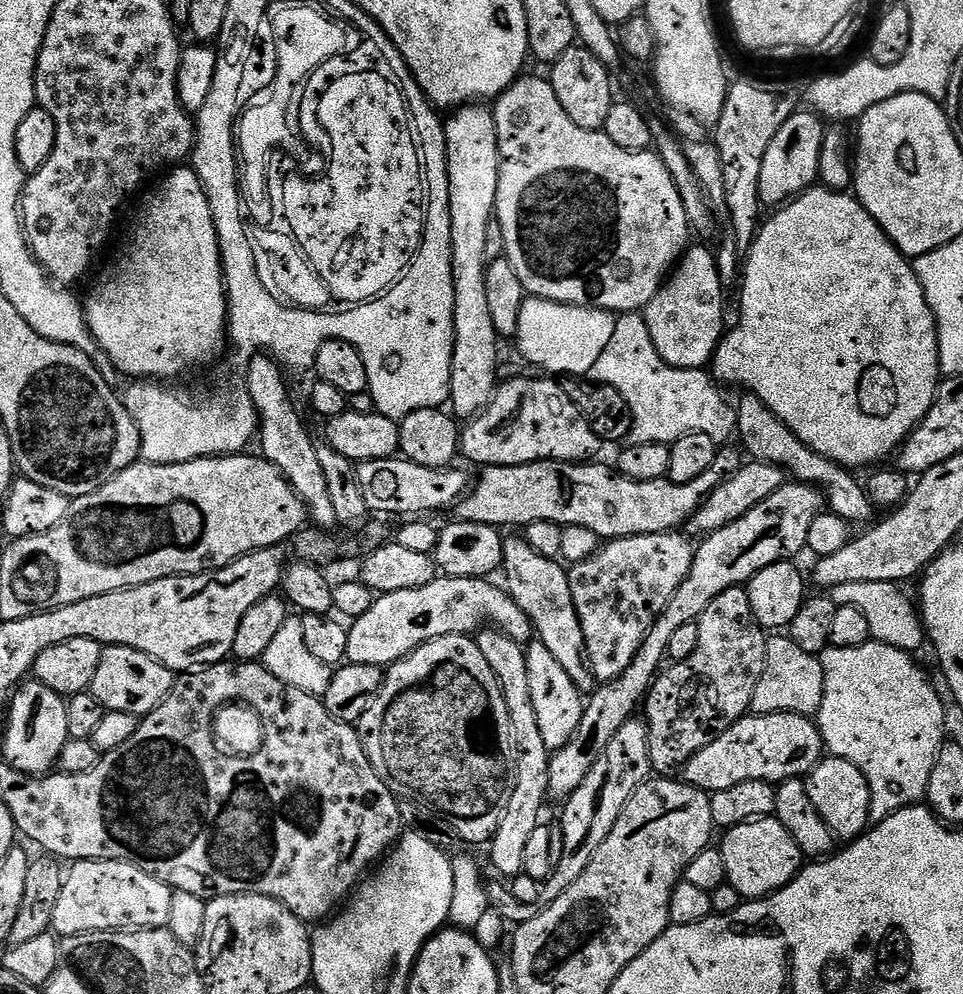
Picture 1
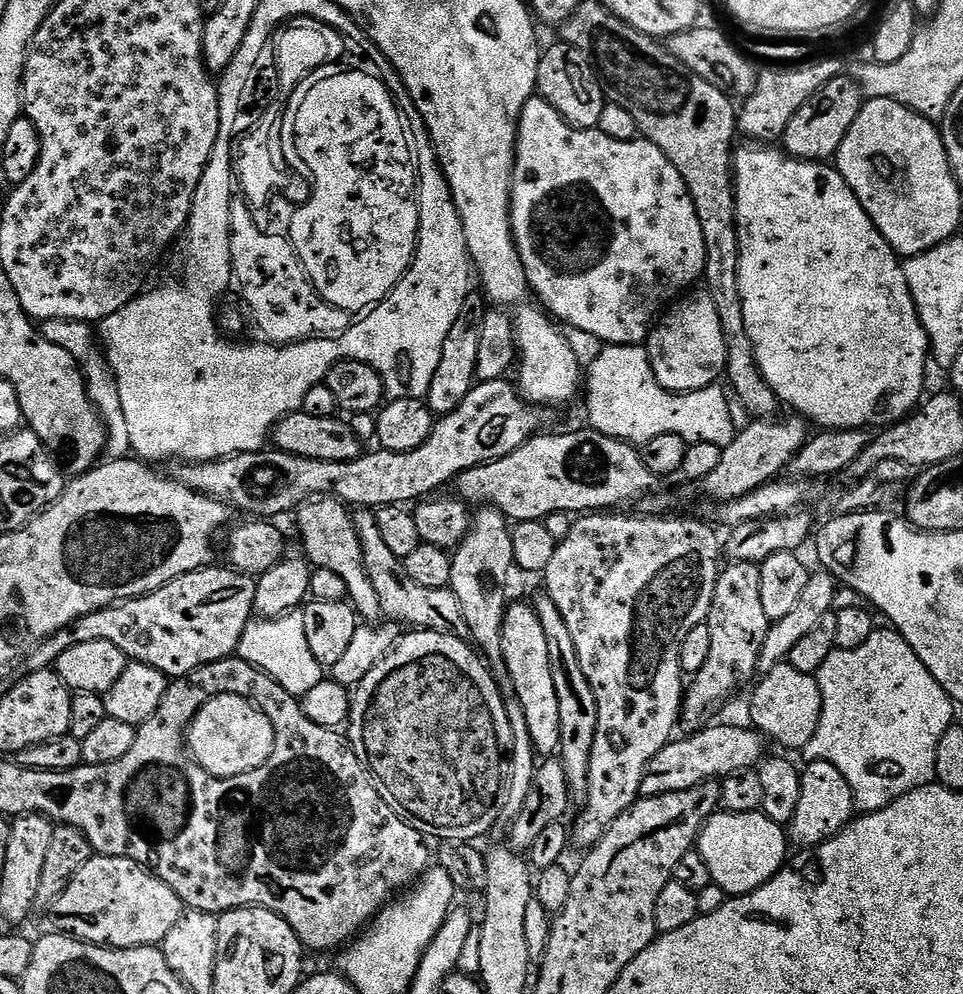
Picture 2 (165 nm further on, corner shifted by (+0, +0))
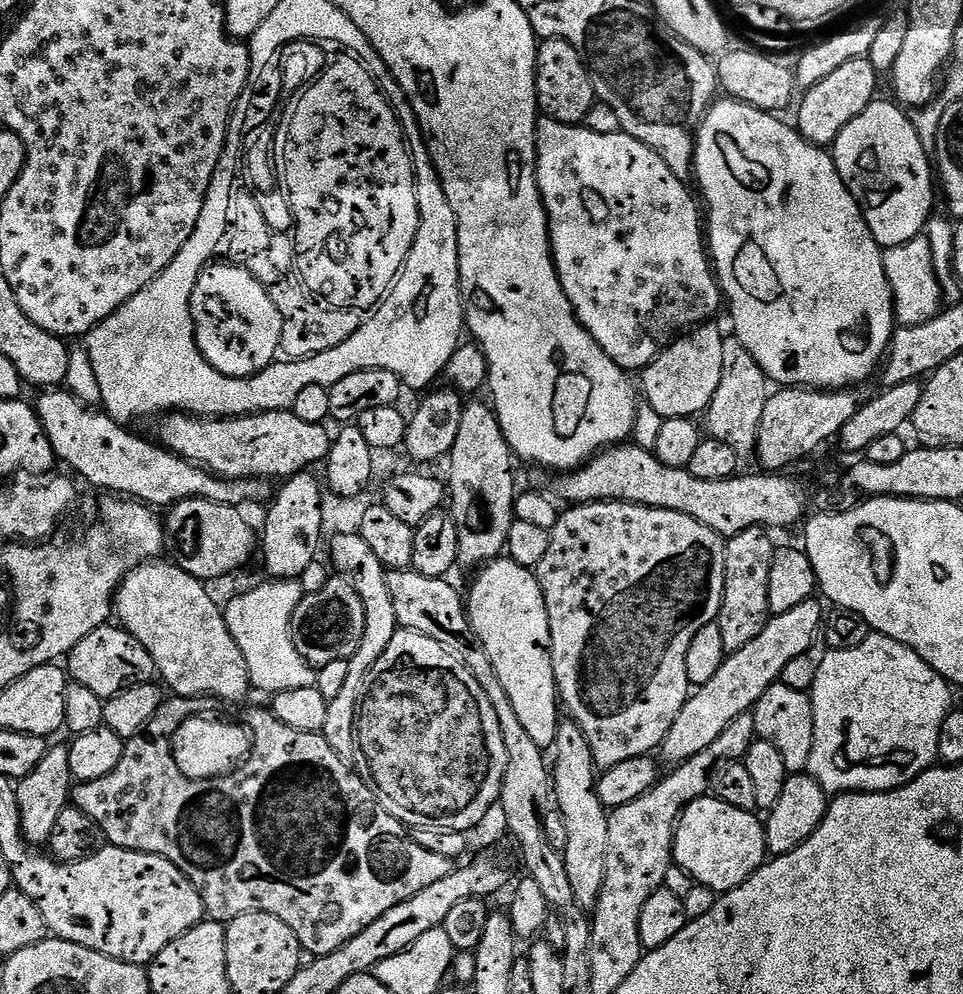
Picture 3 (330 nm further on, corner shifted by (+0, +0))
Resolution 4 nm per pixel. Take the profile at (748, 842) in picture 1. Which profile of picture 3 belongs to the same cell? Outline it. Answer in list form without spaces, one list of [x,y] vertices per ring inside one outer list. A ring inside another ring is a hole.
[[[715,794],[690,802],[676,823],[676,837],[672,843],[674,863],[682,866],[697,884],[710,886],[717,894],[742,886],[742,882],[763,866],[768,855],[761,817],[756,812],[738,810],[738,806],[722,802]]]

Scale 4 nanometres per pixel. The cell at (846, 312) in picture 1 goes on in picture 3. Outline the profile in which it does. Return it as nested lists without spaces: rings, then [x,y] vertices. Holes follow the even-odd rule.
[[[720,98],[709,108],[696,132],[696,157],[692,163],[694,181],[700,187],[699,195],[706,209],[706,244],[726,301],[726,312],[728,308],[732,315],[731,331],[773,385],[825,390],[860,386],[872,371],[875,373],[881,367],[888,346],[892,343],[892,334],[898,327],[890,282],[886,278],[884,254],[874,234],[870,234],[864,209],[860,207],[854,194],[850,194],[846,182],[842,182],[831,155],[821,145],[811,144],[791,123],[783,124],[780,120],[783,119],[779,115],[763,112],[741,100]]]

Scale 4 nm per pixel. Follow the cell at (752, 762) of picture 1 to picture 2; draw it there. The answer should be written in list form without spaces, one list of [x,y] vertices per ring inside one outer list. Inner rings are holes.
[[[736,724],[705,726],[698,732],[684,734],[684,737],[669,740],[646,766],[646,774],[640,787],[641,797],[674,794],[690,790],[708,780],[716,780],[734,774],[743,768],[756,768],[765,759],[765,737],[751,727],[739,728]]]

